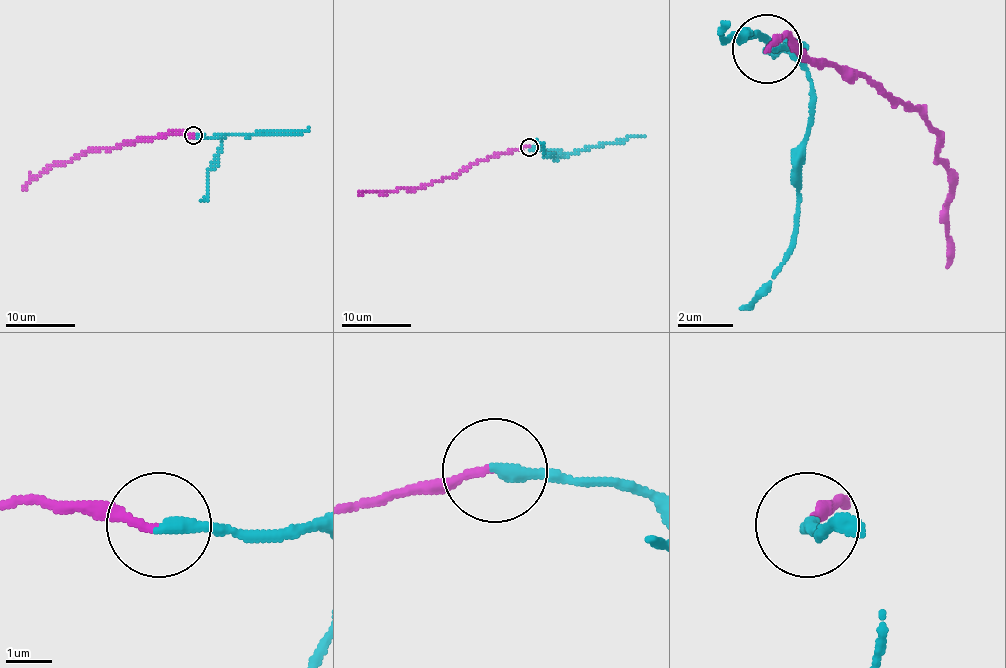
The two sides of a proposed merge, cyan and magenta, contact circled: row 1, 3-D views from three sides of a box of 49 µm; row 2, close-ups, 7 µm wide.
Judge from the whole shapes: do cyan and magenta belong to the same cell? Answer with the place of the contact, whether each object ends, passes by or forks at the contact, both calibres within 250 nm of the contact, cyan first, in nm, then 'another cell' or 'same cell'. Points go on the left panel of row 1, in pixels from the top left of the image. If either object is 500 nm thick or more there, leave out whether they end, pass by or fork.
at (193, 135); cyan ends there; magenta ends there; 320 nm thick on the cyan side, 160 nm on the other; same cell

